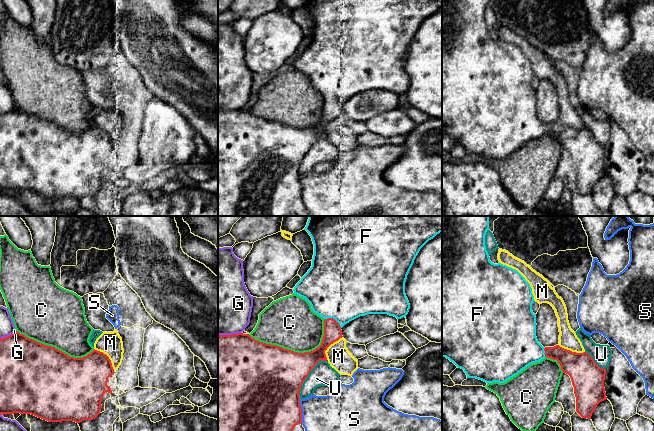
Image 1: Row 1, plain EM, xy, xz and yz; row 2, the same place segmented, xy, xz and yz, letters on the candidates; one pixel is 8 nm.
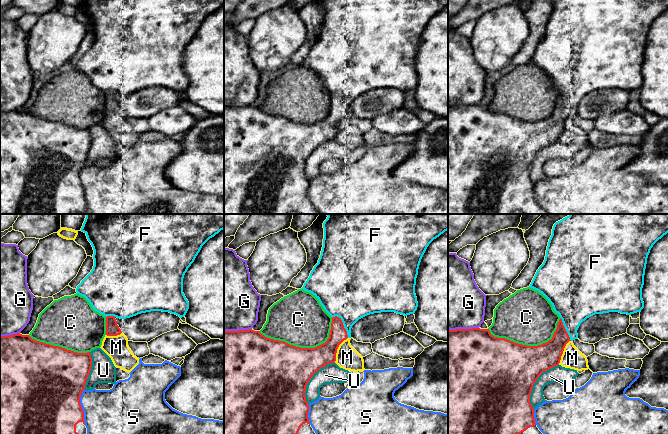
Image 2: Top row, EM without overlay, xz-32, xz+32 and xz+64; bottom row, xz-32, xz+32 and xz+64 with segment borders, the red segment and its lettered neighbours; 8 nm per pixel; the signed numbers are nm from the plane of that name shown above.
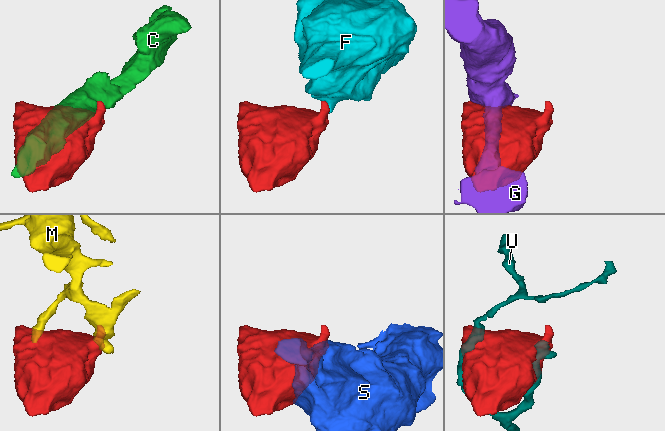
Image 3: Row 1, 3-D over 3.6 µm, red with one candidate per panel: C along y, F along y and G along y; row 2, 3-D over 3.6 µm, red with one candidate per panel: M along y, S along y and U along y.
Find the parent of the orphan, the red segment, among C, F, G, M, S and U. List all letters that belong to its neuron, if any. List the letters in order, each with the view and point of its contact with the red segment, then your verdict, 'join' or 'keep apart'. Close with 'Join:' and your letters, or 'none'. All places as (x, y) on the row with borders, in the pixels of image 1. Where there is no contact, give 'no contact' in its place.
C: contact xz (296, 352); keep apart
F: contact xz (334, 319); join
G: contact xz (229, 335); keep apart
M: contact xy (108, 357); keep apart
S: contact xz (301, 412); keep apart
U: contact xz (307, 375); keep apart
Join: F

